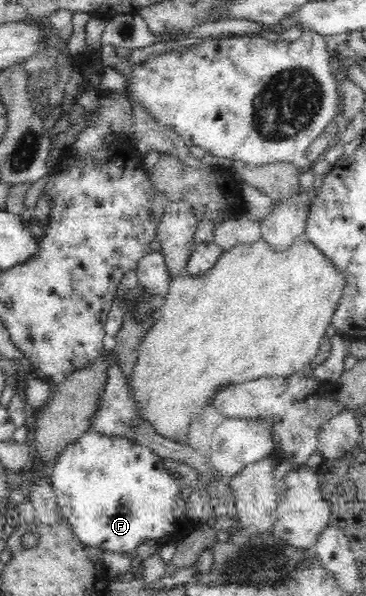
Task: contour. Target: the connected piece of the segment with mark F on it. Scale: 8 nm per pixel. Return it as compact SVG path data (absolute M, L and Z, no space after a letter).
M86 431L85 434L81 434L77 440L73 440L71 444L67 444L67 446L59 452L59 456L55 462L53 462L51 470L56 499L58 506L60 506L60 510L62 510L62 516L69 524L71 524L75 535L84 546L99 546L104 548L105 551L129 554L140 544L149 542L149 540L158 542L161 538L165 536L173 536L173 534L181 539L184 537L183 534L186 530L191 531L195 528L195 524L192 521L189 521L188 516L186 516L183 510L185 500L181 499L181 495L179 495L180 488L179 485L177 485L177 481L175 481L173 476L161 467L161 461L159 461L159 458L160 456L155 454L151 449L145 448L144 446L137 444L135 441L123 437L107 436L105 434L89 431Z

